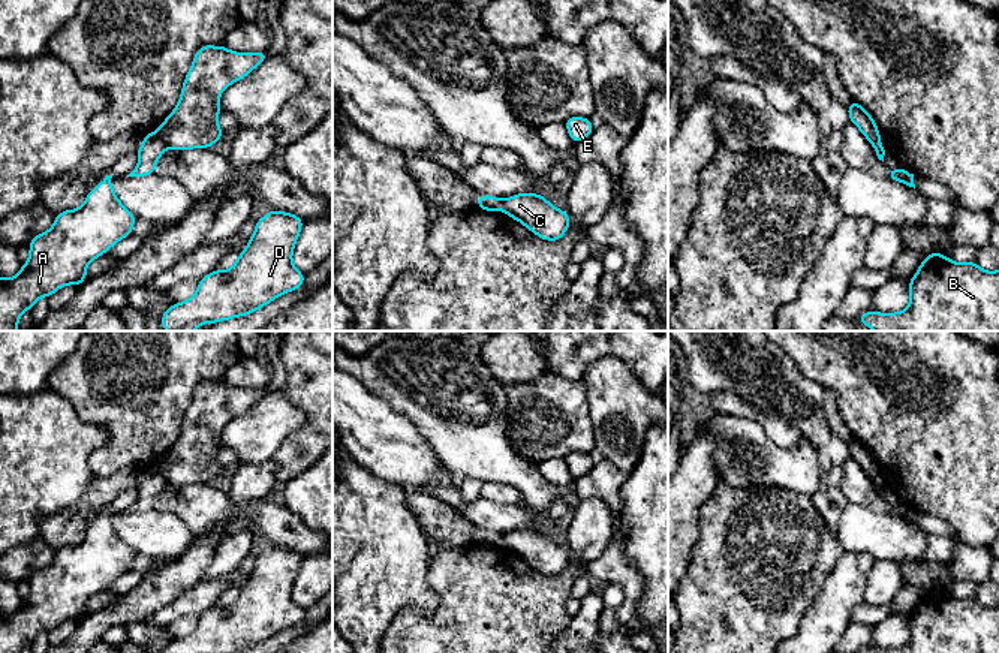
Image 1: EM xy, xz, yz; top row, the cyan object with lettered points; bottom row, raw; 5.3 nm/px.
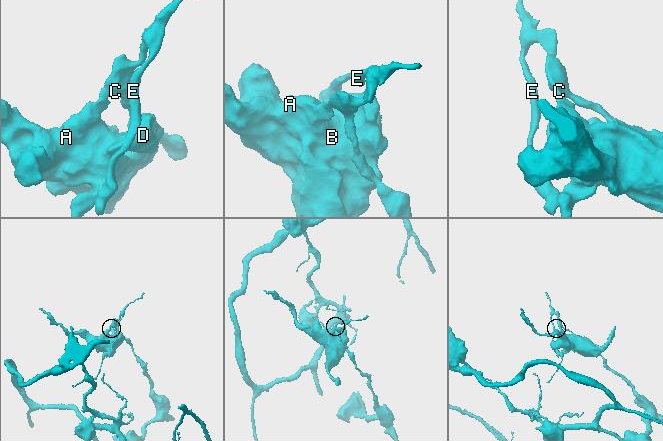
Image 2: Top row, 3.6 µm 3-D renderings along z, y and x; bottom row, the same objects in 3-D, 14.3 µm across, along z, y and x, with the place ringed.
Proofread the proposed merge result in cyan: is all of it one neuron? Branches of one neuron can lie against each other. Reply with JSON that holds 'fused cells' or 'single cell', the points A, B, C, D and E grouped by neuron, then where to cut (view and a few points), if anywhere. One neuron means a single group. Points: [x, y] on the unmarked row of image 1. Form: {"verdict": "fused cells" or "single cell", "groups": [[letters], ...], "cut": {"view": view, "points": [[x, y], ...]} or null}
{"verdict": "fused cells", "groups": [["A", "B", "D"], ["C", "E"]], "cut": {"view": "xy", "points": [[155, 468], [166, 481]]}}

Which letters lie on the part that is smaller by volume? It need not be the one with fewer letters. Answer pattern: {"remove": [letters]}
{"remove": ["A", "B", "D"]}

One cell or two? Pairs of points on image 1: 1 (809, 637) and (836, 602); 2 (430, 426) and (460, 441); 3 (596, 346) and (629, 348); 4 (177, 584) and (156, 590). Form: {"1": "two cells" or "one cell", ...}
{"1": "one cell", "2": "one cell", "3": "two cells", "4": "one cell"}

